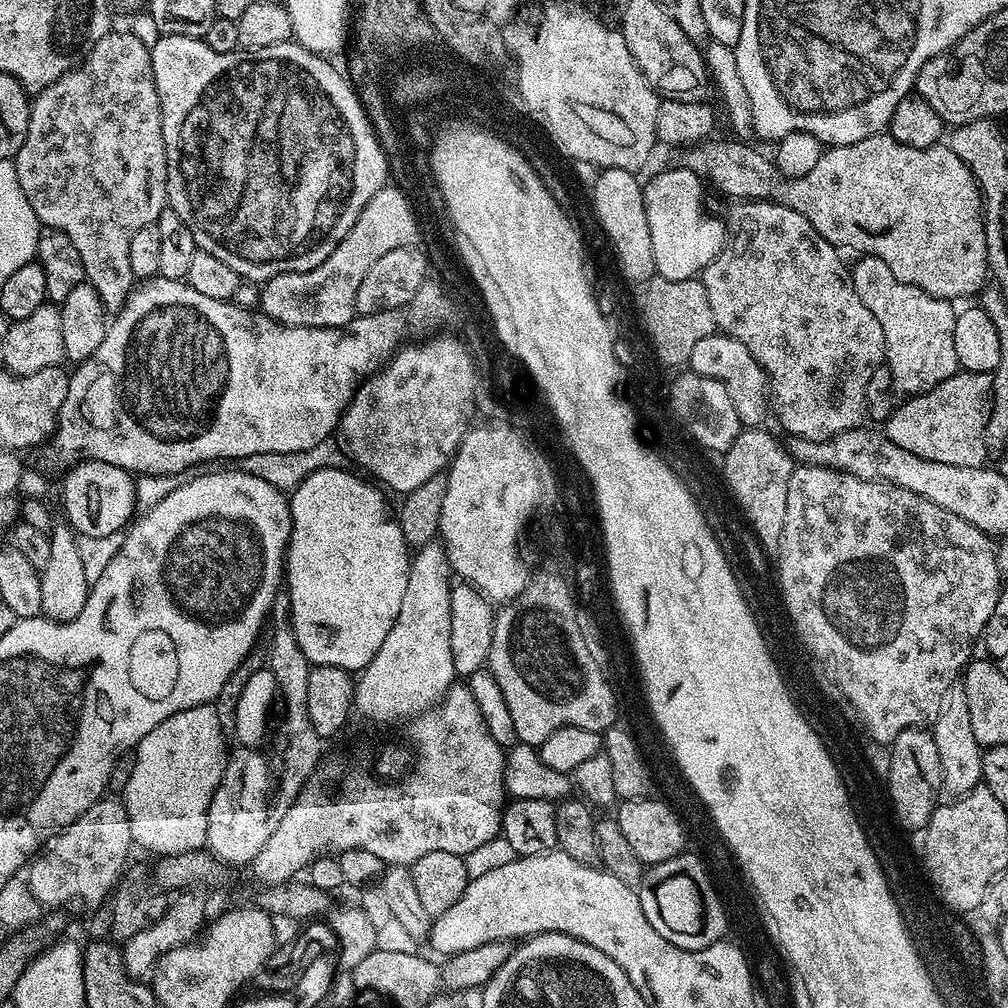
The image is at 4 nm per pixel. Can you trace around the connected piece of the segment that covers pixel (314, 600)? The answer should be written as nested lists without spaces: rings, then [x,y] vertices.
[[[337,466],[312,472],[291,489],[288,500],[291,528],[288,550],[284,554],[283,579],[286,588],[288,584],[286,603],[292,633],[309,665],[336,666],[356,674],[378,654],[378,646],[386,642],[386,634],[390,634],[390,626],[394,626],[394,618],[398,618],[398,610],[402,610],[410,547],[404,541],[393,509],[388,509],[384,501],[385,493],[363,475],[342,469]]]

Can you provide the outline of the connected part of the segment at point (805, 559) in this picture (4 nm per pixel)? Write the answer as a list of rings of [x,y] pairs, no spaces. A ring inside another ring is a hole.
[[[817,464],[793,467],[786,506],[788,524],[785,529],[781,571],[788,606],[804,640],[811,644],[819,656],[829,661],[834,670],[838,670],[840,684],[847,689],[848,696],[860,705],[872,732],[880,740],[891,745],[892,740],[902,734],[902,730],[931,725],[942,706],[942,694],[946,694],[946,690],[950,690],[950,686],[961,679],[962,673],[973,659],[972,647],[975,644],[977,647],[986,622],[992,620],[994,606],[1000,597],[1000,568],[996,565],[996,552],[992,549],[993,541],[988,533],[970,526],[970,522],[958,518],[958,514],[950,514],[950,510],[942,510],[940,506],[934,506],[932,502],[910,490],[902,490],[878,480],[863,480],[834,468],[820,468]]]

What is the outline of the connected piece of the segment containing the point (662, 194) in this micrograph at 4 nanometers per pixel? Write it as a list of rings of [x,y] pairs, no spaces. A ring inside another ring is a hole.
[[[687,170],[660,172],[649,184],[643,185],[646,222],[649,223],[650,246],[653,247],[656,271],[667,280],[691,280],[699,277],[704,267],[716,259],[726,243],[726,228],[712,216],[704,213],[704,192],[700,189],[701,177]]]

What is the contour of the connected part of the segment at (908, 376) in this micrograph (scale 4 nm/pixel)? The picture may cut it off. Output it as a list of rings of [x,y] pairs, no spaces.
[[[861,255],[856,265],[851,265],[852,285],[862,298],[866,310],[878,318],[884,335],[884,358],[892,381],[901,397],[922,396],[934,390],[946,378],[958,371],[954,354],[954,322],[957,309],[949,301],[939,300],[918,286],[910,286],[894,274],[876,256]]]

